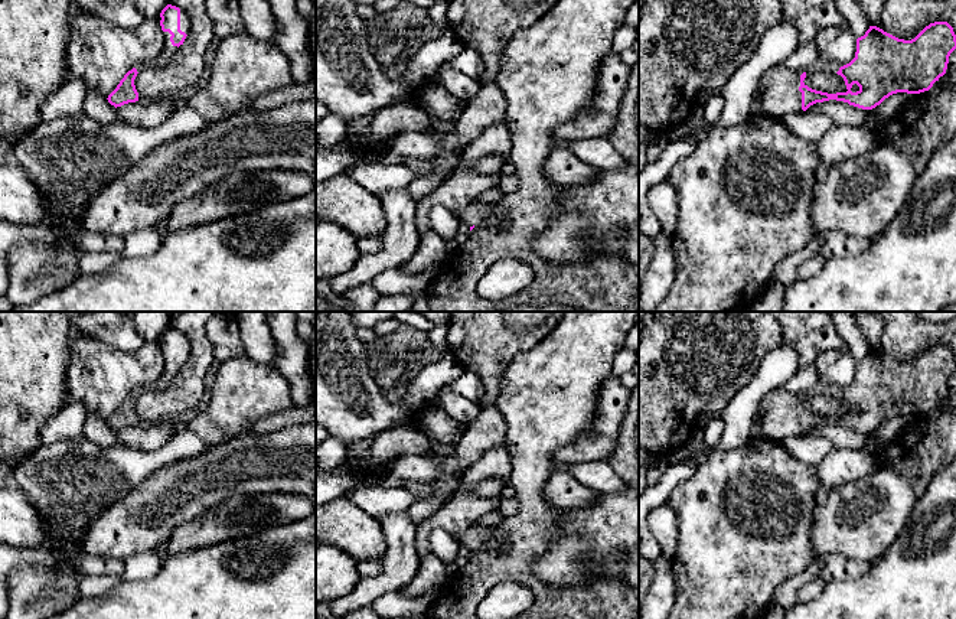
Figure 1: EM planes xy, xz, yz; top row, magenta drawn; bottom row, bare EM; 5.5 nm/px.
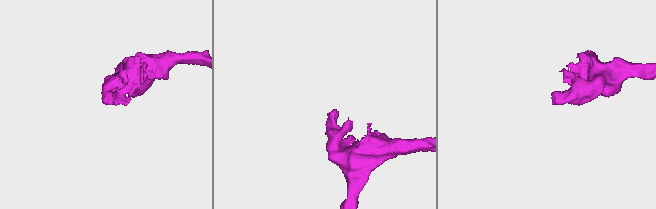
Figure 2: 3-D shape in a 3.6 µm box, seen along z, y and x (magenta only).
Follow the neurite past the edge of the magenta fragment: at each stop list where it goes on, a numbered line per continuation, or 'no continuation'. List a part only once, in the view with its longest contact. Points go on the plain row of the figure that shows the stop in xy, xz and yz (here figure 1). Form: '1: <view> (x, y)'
1: yz (780, 410)

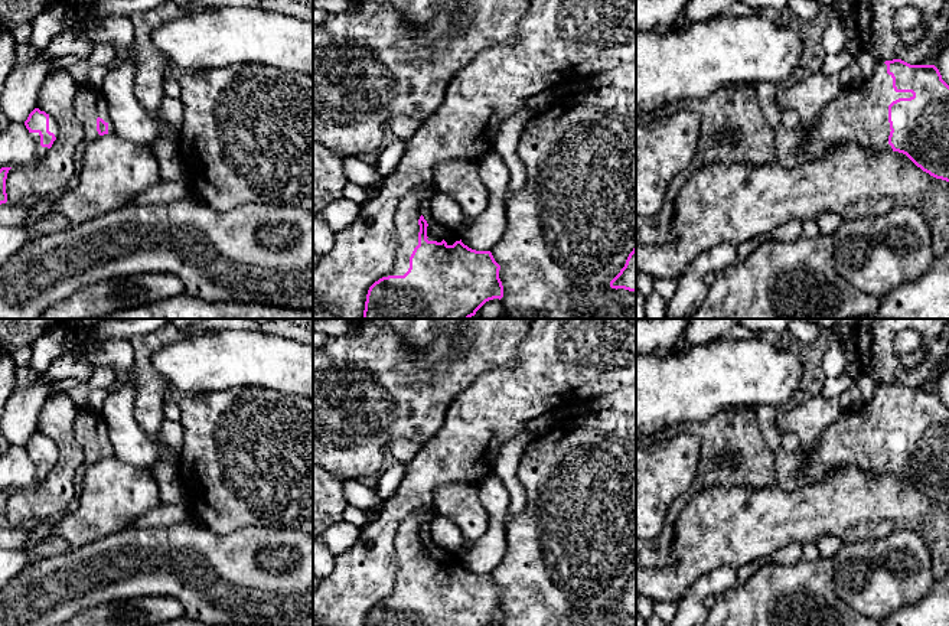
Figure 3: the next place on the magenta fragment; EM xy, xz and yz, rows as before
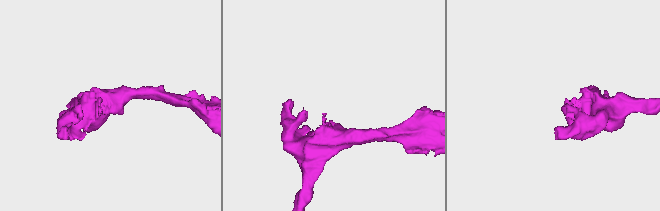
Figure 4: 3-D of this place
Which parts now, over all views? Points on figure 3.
1: xz (416, 525)

